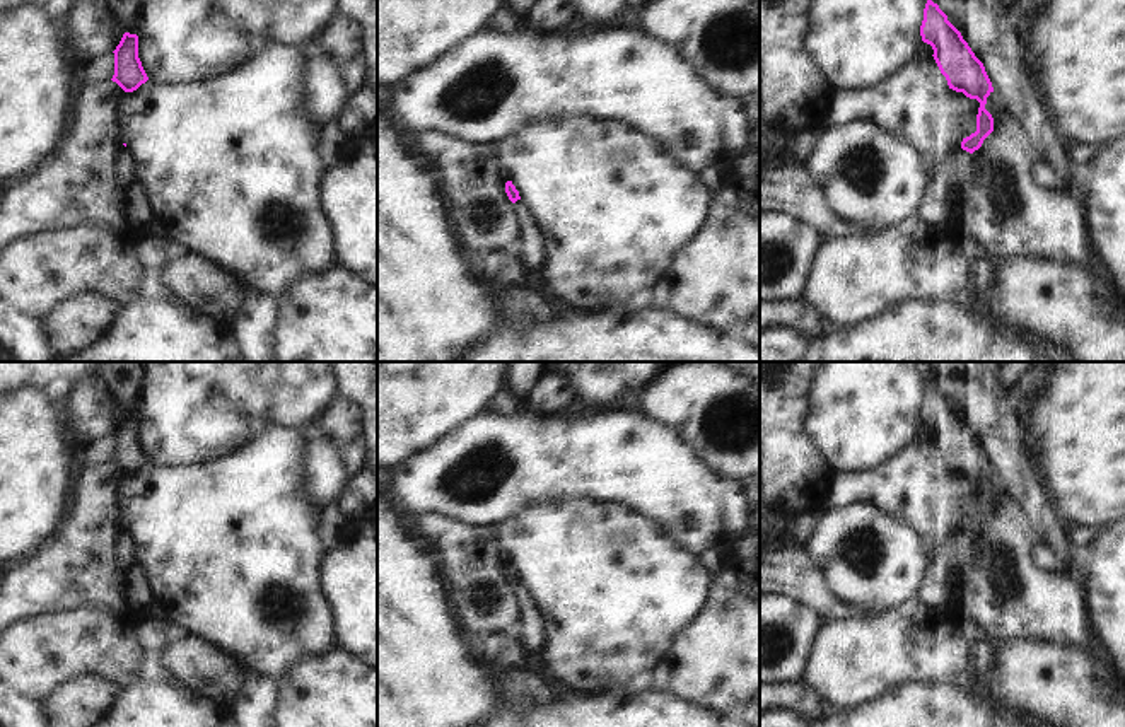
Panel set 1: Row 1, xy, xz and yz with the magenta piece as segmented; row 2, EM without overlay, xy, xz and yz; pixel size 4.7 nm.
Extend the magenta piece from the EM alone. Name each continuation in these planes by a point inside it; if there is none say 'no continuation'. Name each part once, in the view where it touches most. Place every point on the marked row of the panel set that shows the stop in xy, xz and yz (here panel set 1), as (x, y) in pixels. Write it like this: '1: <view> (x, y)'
1: yz (955, 168)

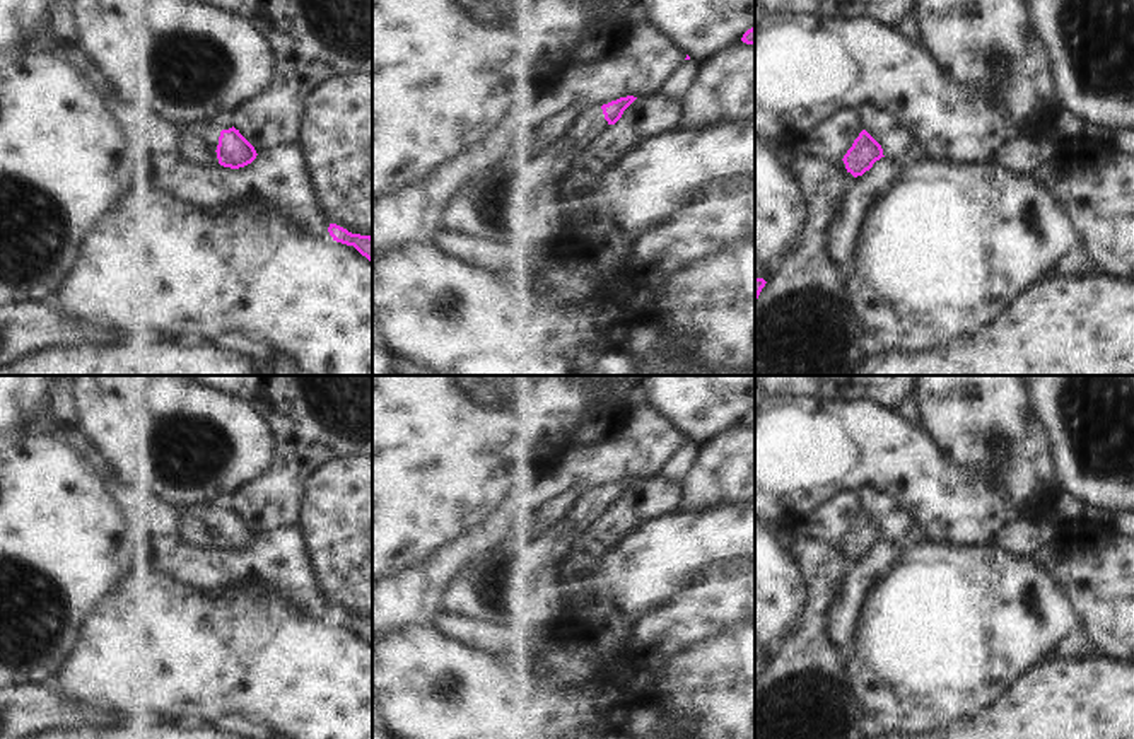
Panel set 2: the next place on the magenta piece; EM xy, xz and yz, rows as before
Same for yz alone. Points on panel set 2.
no continuation

